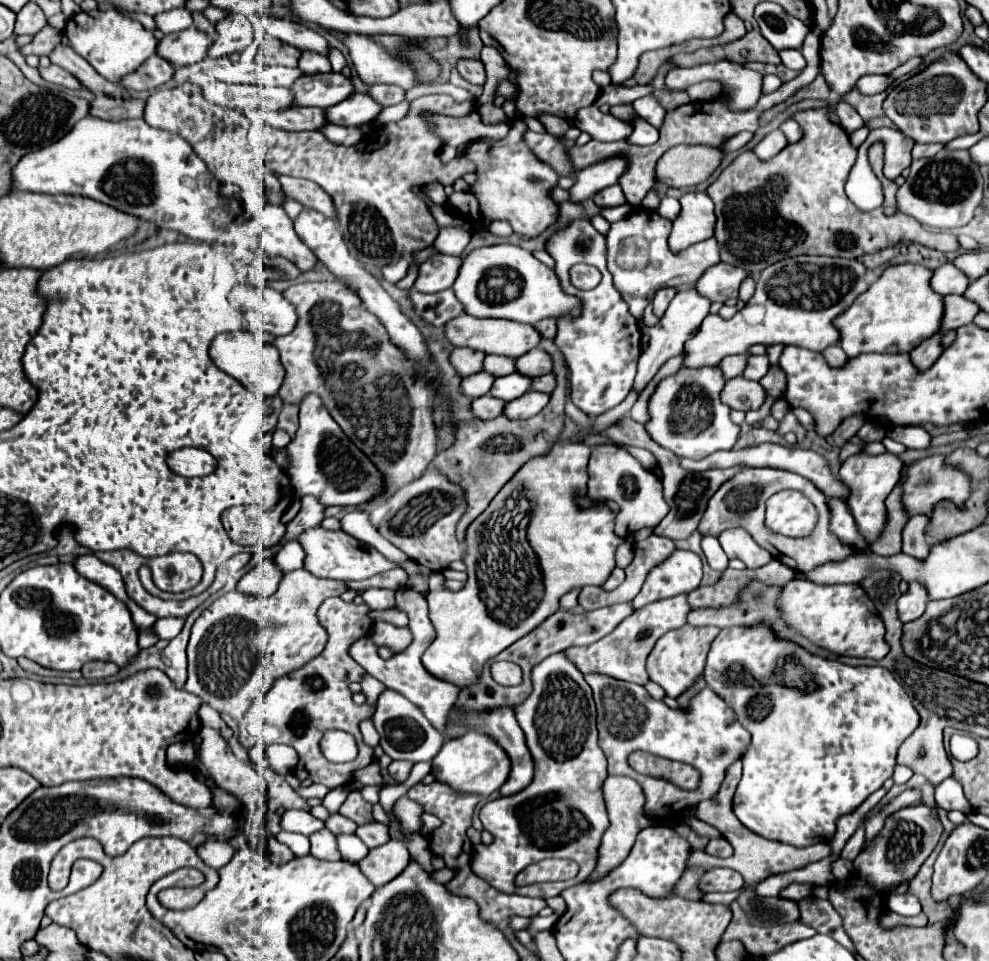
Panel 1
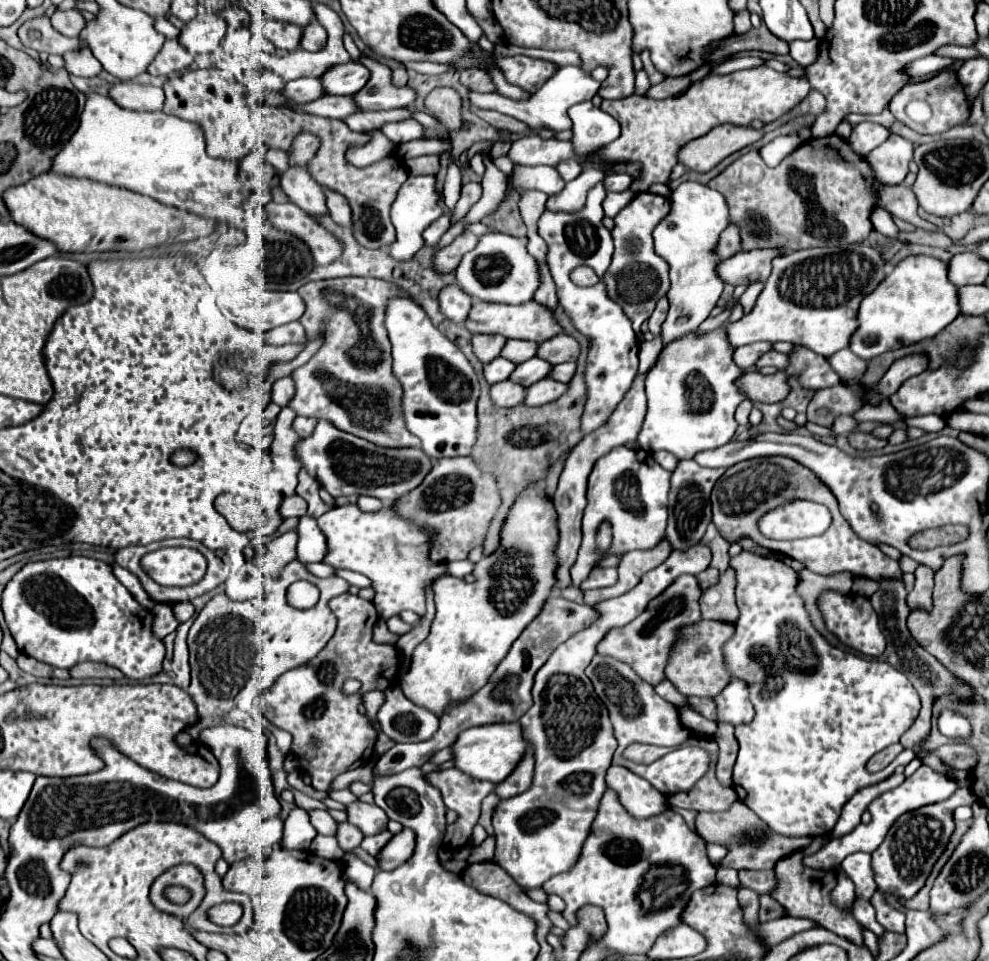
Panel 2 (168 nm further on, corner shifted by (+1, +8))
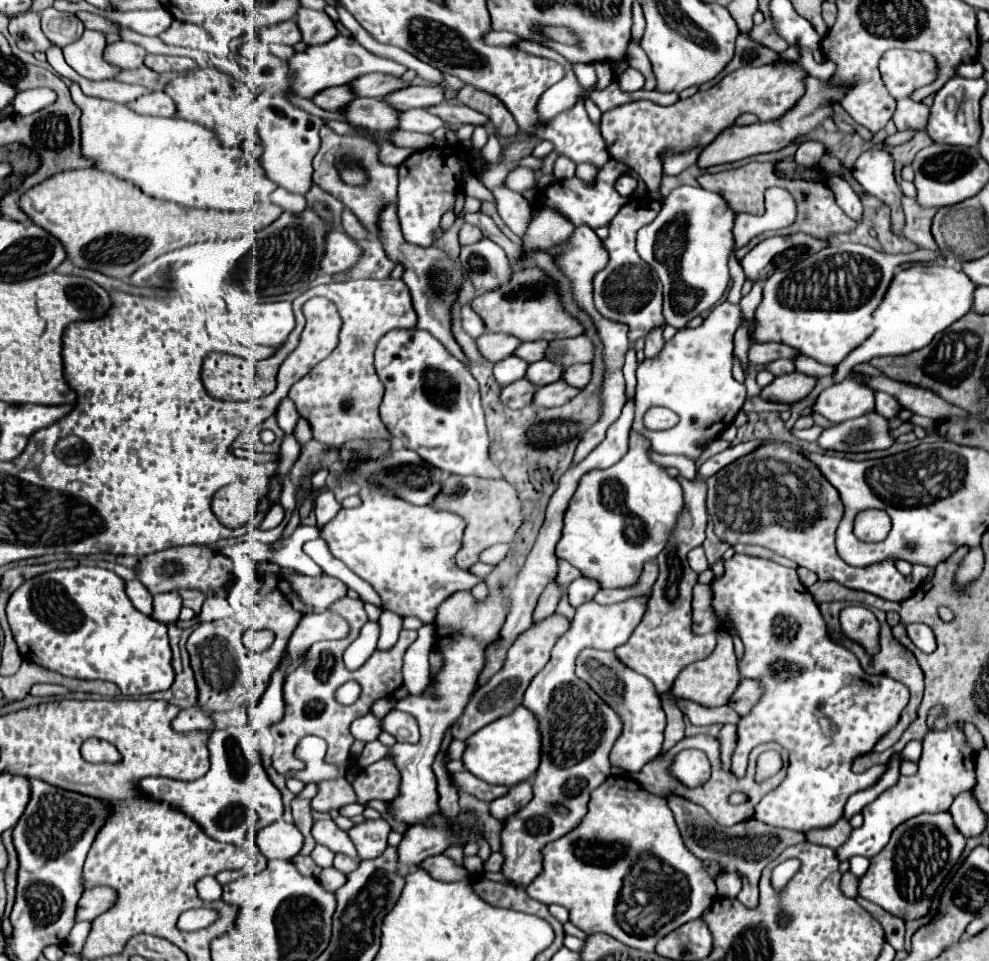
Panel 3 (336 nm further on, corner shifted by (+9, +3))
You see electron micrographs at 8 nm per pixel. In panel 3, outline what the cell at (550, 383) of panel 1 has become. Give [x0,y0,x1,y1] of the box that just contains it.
[563,363,593,387]

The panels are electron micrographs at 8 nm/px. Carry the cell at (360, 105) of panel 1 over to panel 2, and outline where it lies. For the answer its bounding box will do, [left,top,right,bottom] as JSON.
[353,58,415,110]

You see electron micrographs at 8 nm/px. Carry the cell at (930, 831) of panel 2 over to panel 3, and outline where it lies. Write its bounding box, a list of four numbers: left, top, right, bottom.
[859,811,965,921]

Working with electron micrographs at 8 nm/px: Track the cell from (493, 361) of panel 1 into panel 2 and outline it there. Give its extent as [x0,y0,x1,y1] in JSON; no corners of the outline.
[501,340,537,364]

